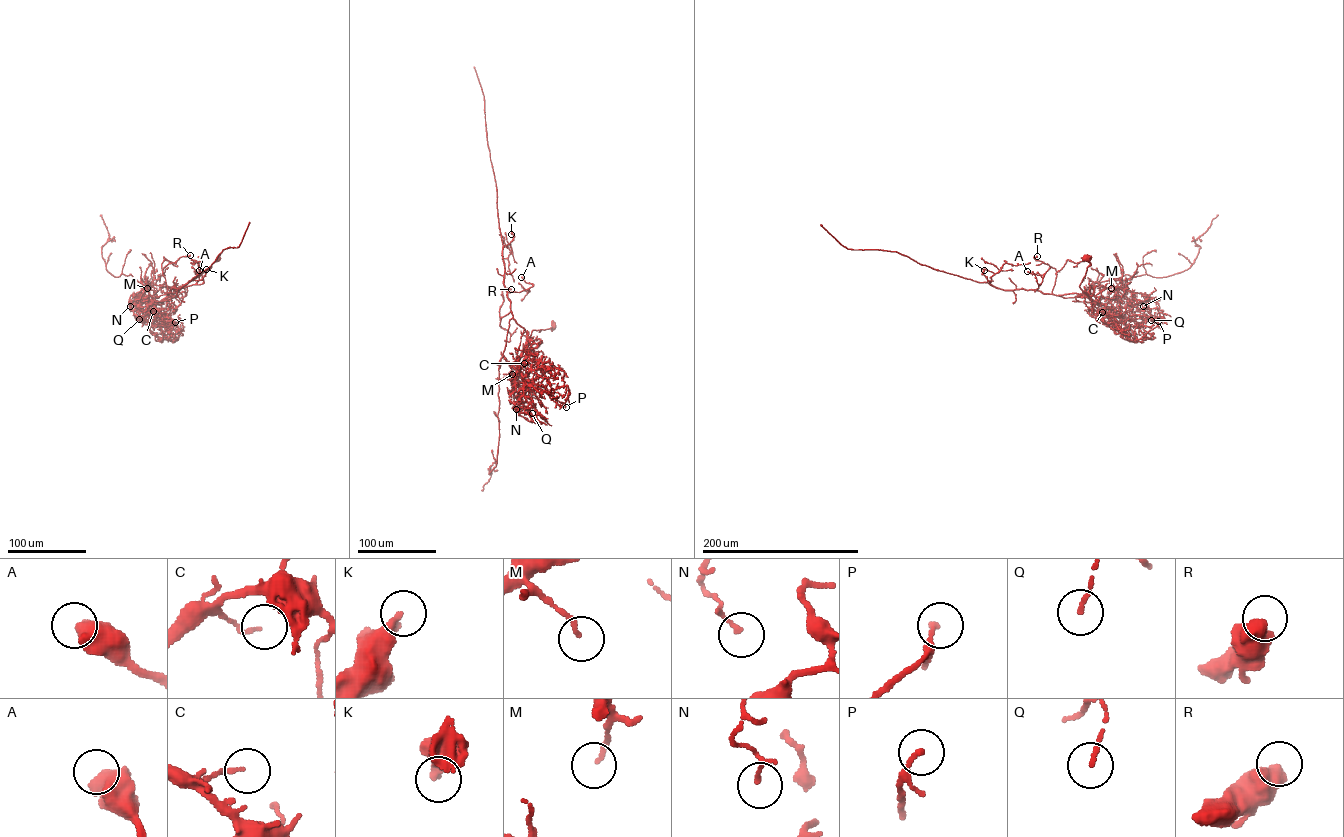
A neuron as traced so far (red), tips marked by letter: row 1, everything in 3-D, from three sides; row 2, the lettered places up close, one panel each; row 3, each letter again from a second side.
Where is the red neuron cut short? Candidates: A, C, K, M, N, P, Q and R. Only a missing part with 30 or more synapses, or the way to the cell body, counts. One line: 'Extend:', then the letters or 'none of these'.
Extend: none of these

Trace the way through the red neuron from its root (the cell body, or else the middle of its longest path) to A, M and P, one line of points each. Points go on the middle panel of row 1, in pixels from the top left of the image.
A: (553, 324), (552, 330), (533, 330), (527, 342), (507, 296), (532, 286), (521, 277)
M: (553, 324), (552, 330), (532, 330), (512, 381), (512, 374)
P: (553, 324), (552, 330), (532, 330), (518, 369), (524, 383), (539, 392), (567, 386), (569, 392), (566, 407)

